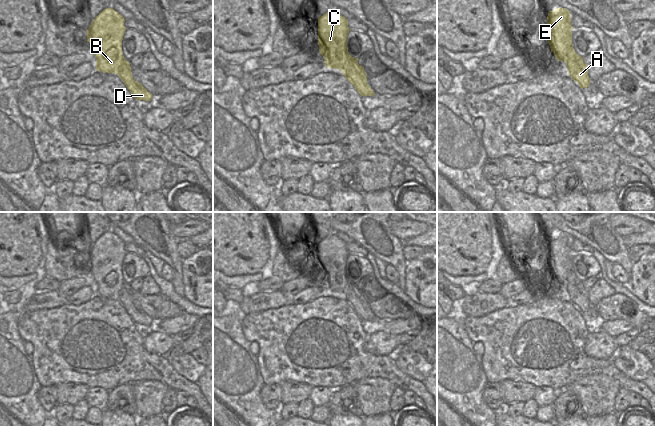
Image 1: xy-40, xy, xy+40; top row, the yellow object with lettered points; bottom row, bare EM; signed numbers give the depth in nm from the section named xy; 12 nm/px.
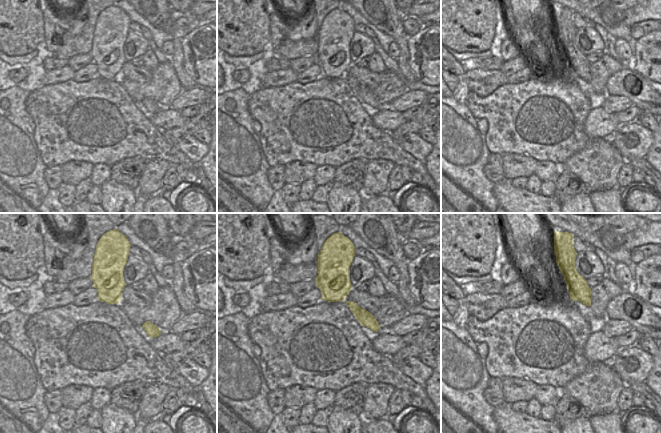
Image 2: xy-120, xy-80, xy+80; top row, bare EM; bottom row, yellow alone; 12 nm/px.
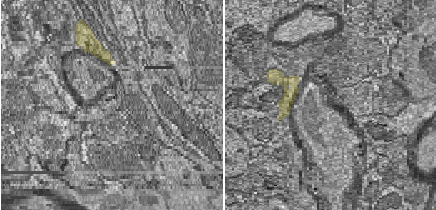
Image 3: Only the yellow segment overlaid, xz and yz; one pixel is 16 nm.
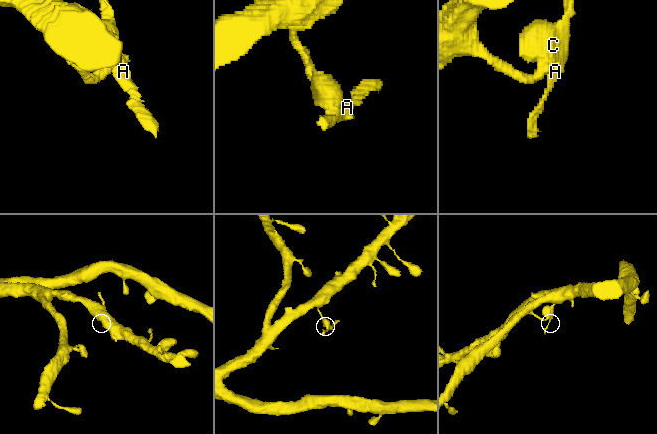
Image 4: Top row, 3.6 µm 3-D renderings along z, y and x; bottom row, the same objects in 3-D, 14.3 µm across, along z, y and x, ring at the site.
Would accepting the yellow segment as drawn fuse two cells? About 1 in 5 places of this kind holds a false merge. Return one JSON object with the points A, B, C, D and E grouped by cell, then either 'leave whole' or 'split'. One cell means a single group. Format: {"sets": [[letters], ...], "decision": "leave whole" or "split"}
{"sets": [["A", "D", "E"], ["B", "C"]], "decision": "split"}

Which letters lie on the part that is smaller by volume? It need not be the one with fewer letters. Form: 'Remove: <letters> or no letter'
Remove: A, D, E

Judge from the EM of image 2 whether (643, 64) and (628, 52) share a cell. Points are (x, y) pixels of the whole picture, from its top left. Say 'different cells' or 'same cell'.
different cells

